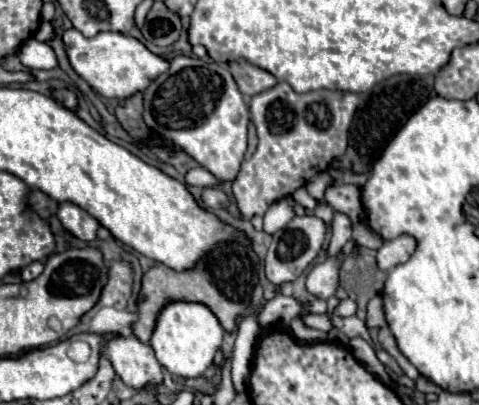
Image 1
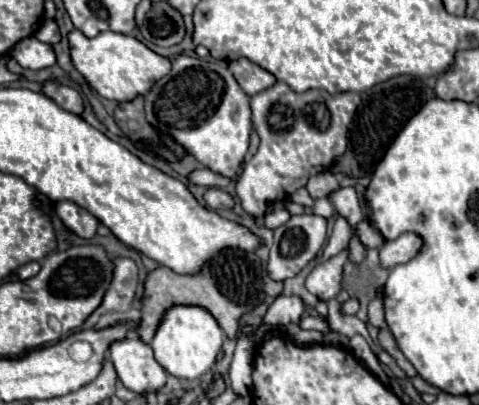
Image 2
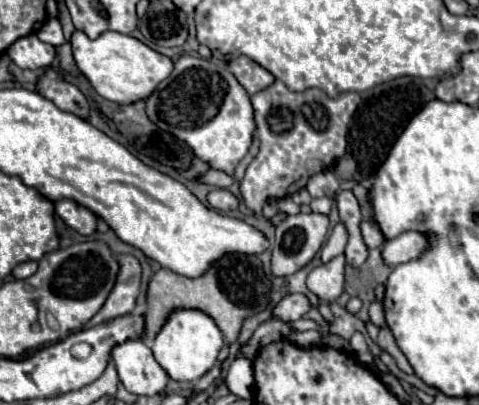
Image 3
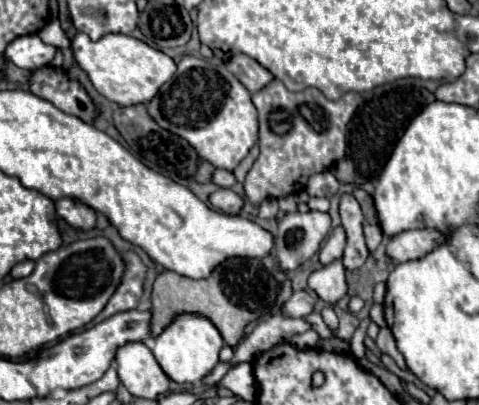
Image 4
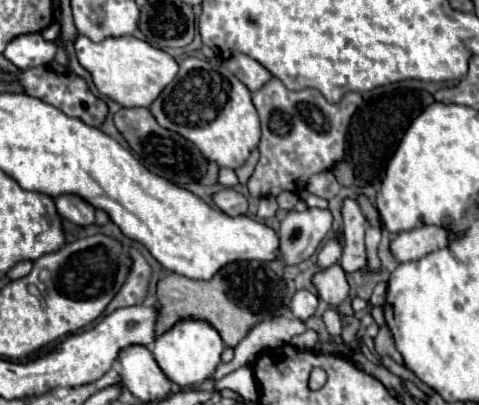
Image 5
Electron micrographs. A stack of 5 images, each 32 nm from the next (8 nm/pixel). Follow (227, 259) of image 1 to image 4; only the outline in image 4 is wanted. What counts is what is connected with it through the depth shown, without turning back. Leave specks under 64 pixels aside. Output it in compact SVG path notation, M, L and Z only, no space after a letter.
M252 258L224 260L224 264L218 264L212 270L212 274L204 280L192 280L192 278L176 274L176 272L164 270L156 276L156 280L152 284L152 296L150 296L150 300L152 300L152 306L150 306L152 338L156 338L172 322L172 318L176 314L196 312L214 322L214 326L220 330L220 334L228 346L236 346L242 338L244 326L274 308L276 290L278 290L278 286L276 286L274 278L270 280L262 262L252 260Z

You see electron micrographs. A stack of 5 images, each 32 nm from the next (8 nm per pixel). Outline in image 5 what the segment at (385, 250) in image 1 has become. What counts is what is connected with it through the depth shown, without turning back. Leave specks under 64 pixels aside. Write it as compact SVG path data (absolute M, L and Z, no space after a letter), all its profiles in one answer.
M422 226L416 230L400 232L392 242L390 242L390 252L398 262L410 262L410 260L420 260L422 256L444 248L450 242L452 234L444 228L438 226Z

